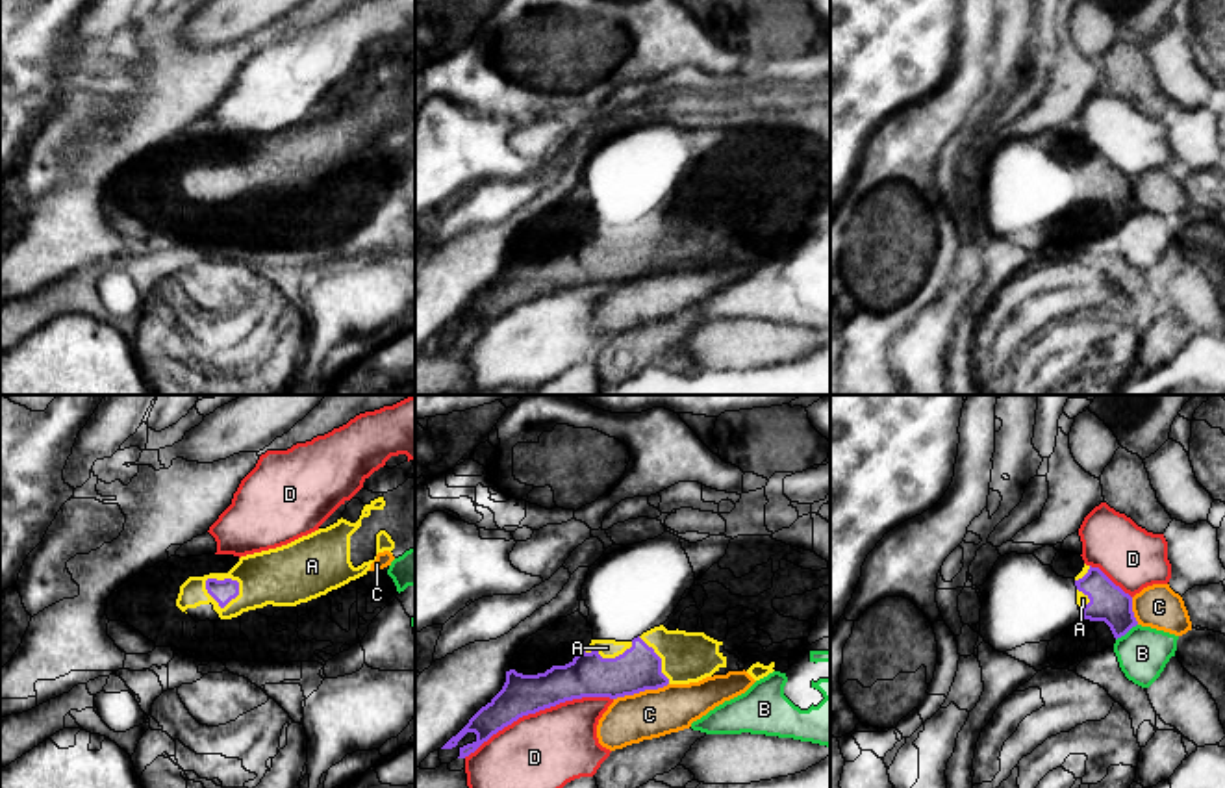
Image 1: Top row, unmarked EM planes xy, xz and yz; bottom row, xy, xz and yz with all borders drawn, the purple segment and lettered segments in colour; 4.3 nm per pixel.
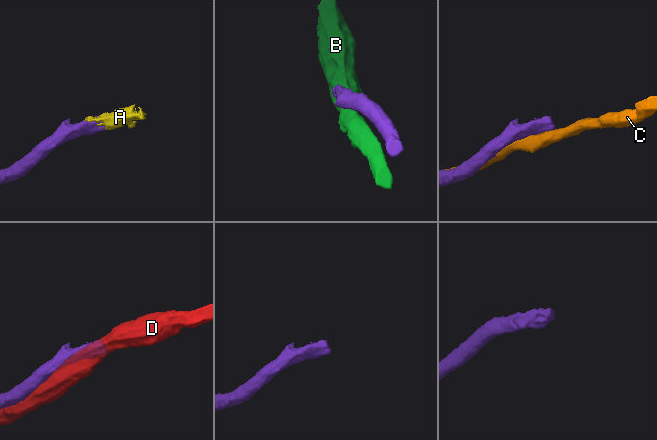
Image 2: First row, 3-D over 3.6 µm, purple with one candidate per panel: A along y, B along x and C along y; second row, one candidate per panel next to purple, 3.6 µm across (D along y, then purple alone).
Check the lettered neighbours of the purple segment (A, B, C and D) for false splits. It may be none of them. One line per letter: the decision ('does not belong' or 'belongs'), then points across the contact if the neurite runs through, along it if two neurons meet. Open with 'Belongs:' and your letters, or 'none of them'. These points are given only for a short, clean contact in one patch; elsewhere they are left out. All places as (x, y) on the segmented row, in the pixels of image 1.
Belongs: A
A: belongs; way xy (223, 592), (227, 579), (282, 577)
B: does not belong
C: does not belong
D: does not belong

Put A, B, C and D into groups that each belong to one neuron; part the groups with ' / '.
A / B / C / D

